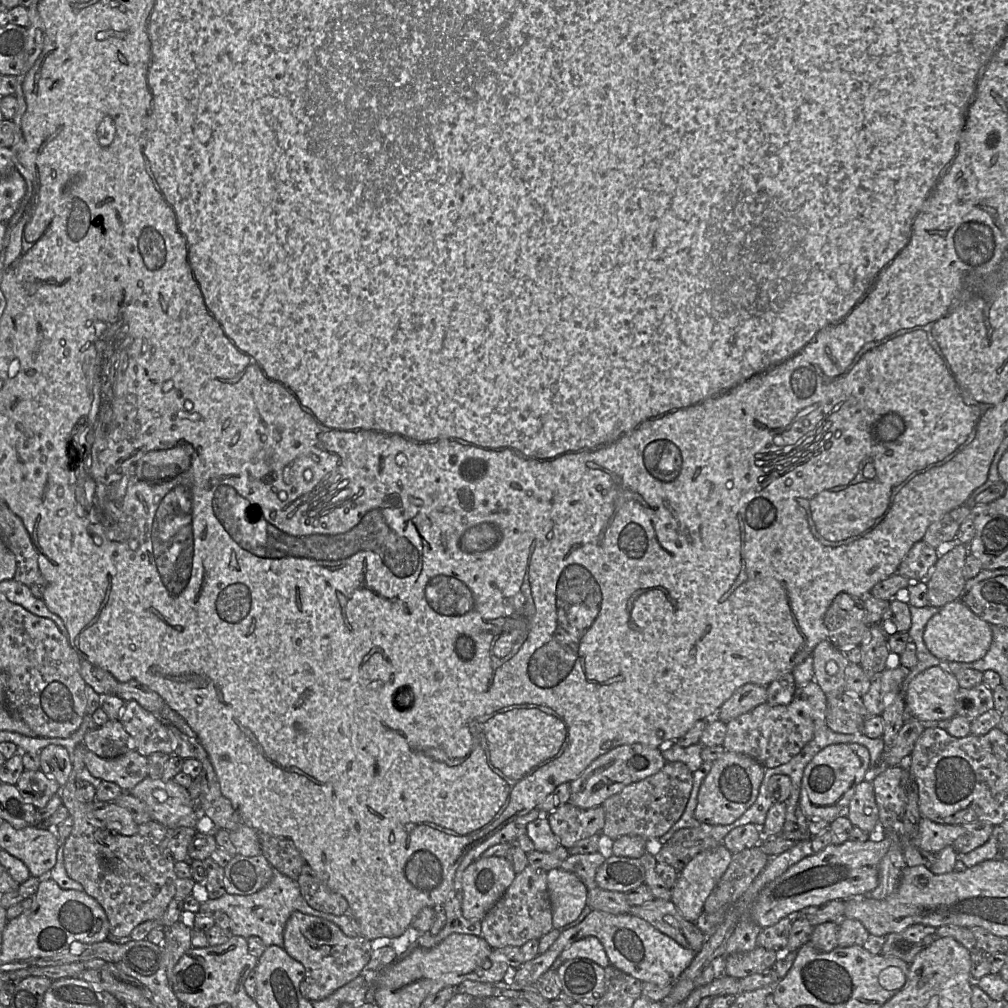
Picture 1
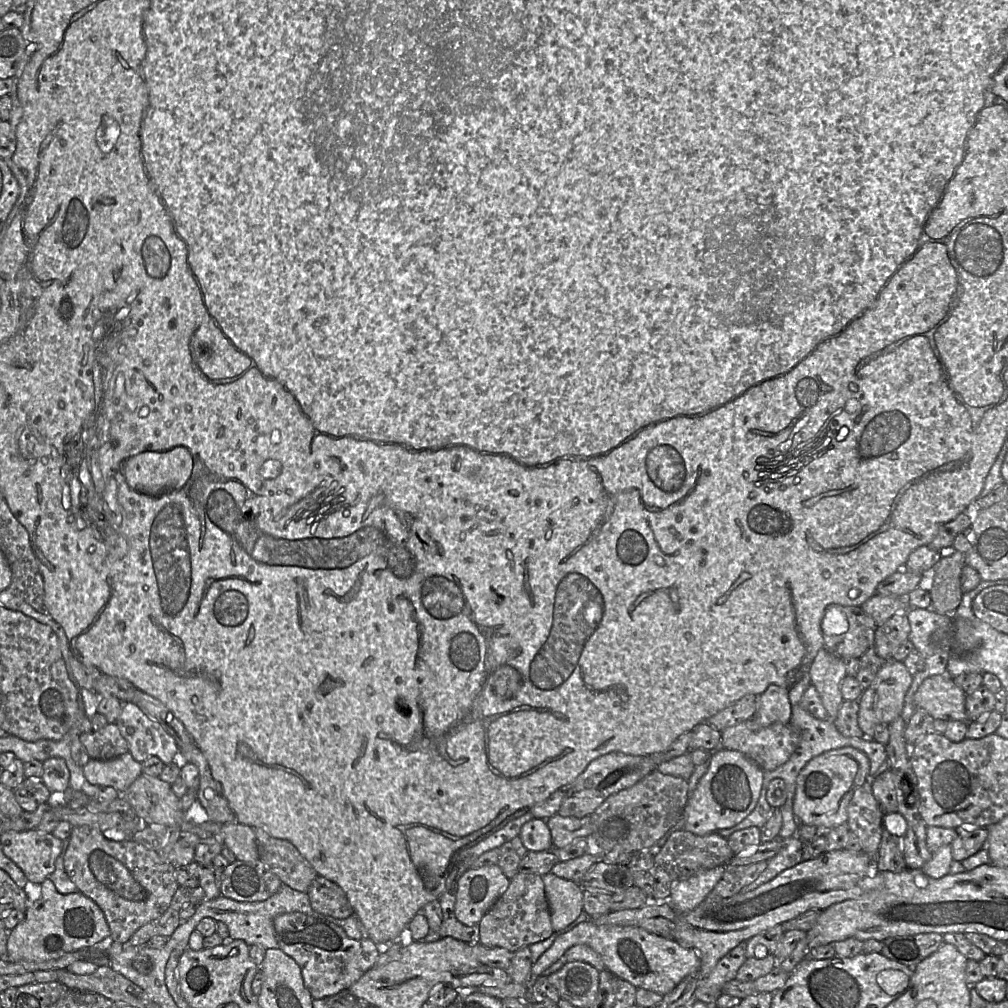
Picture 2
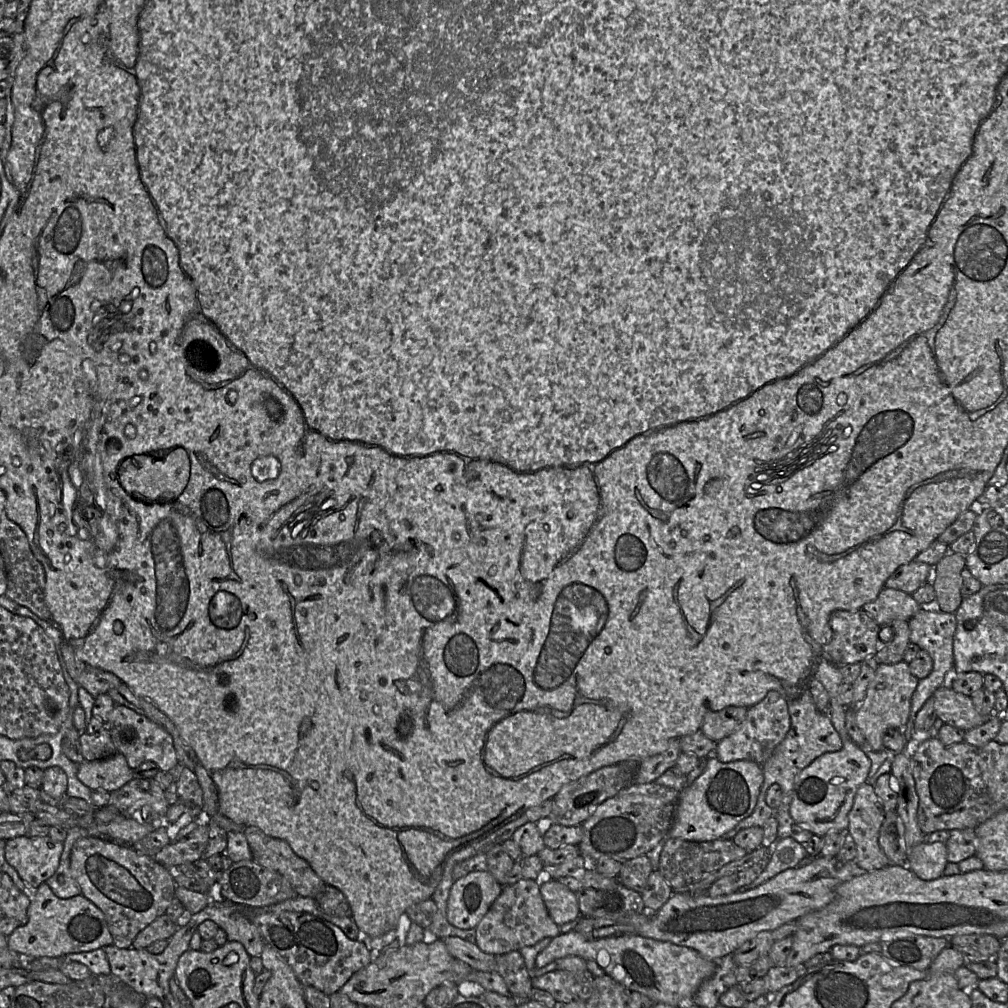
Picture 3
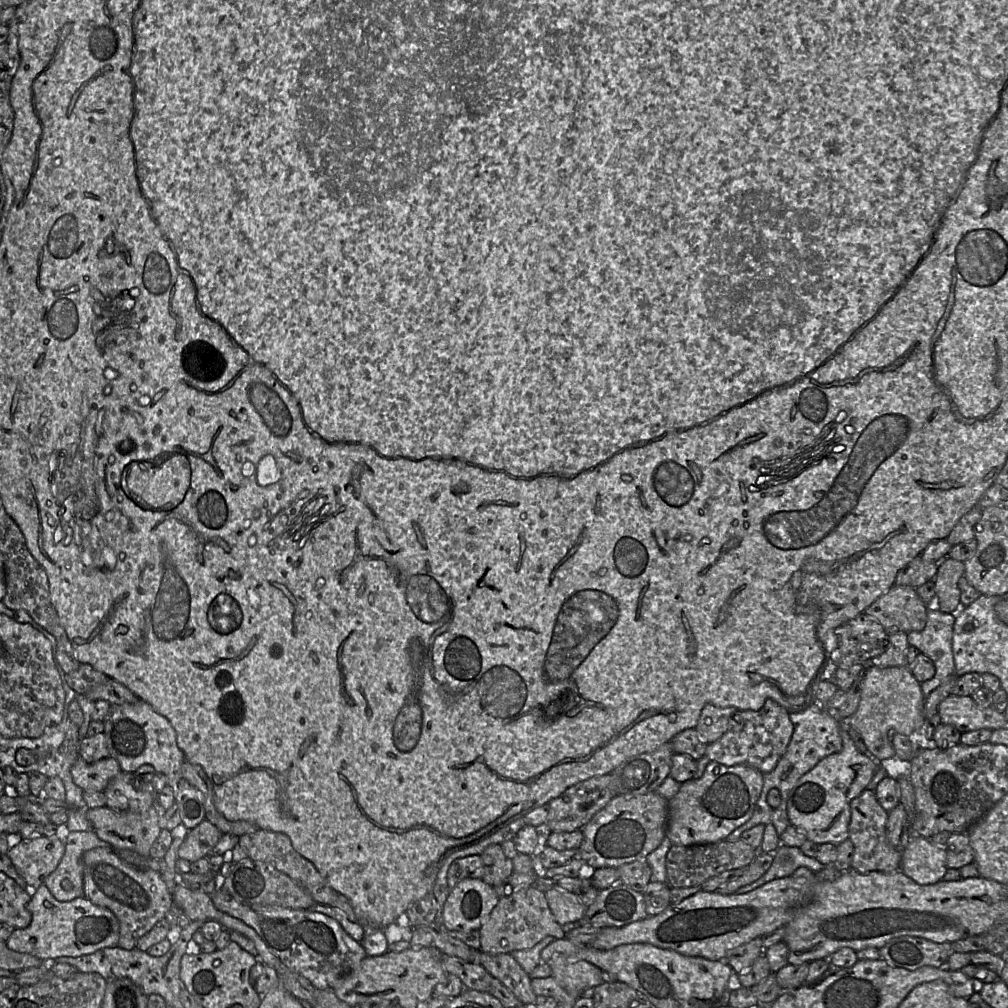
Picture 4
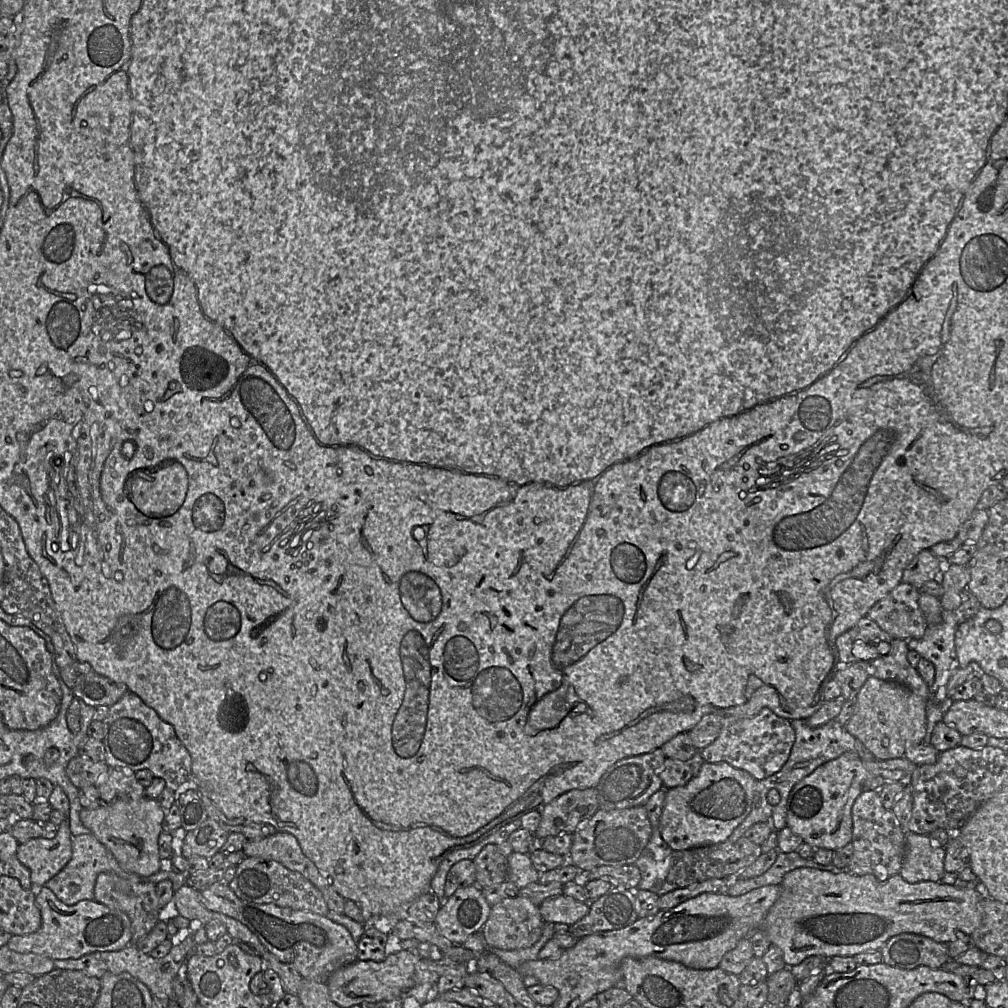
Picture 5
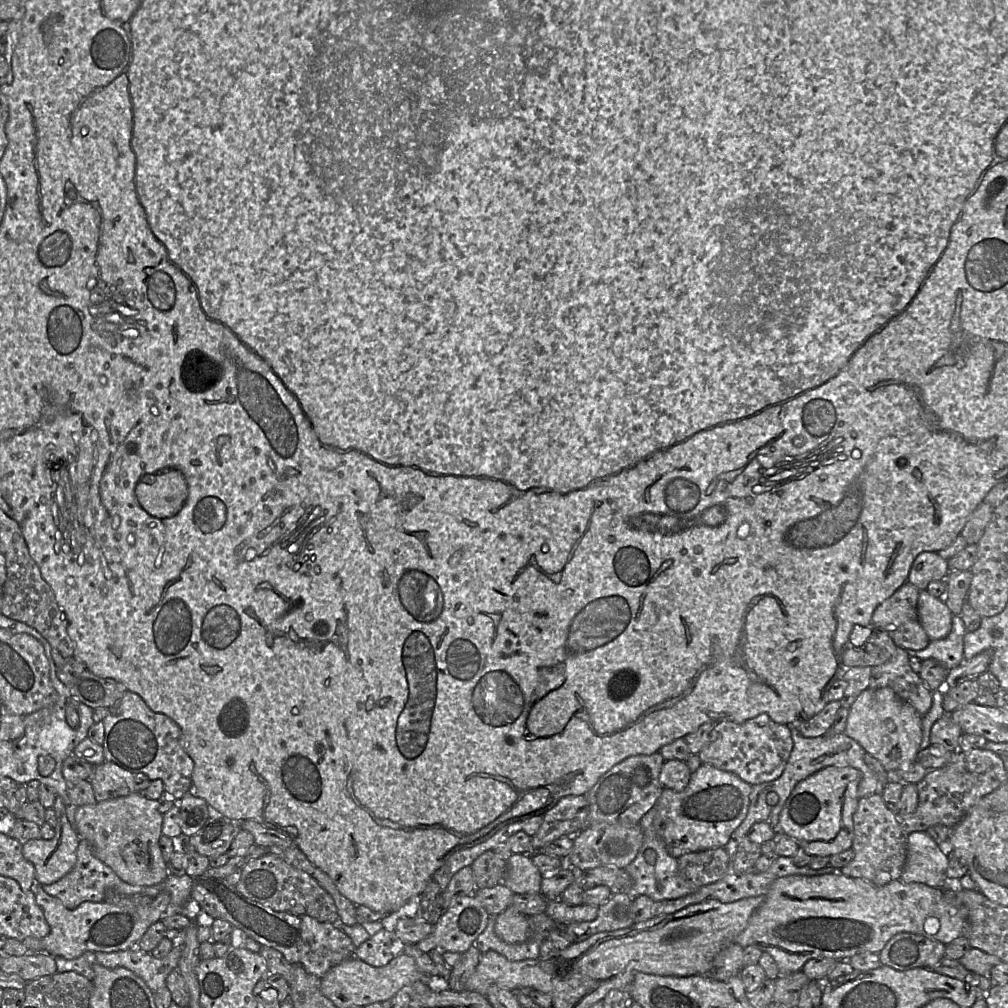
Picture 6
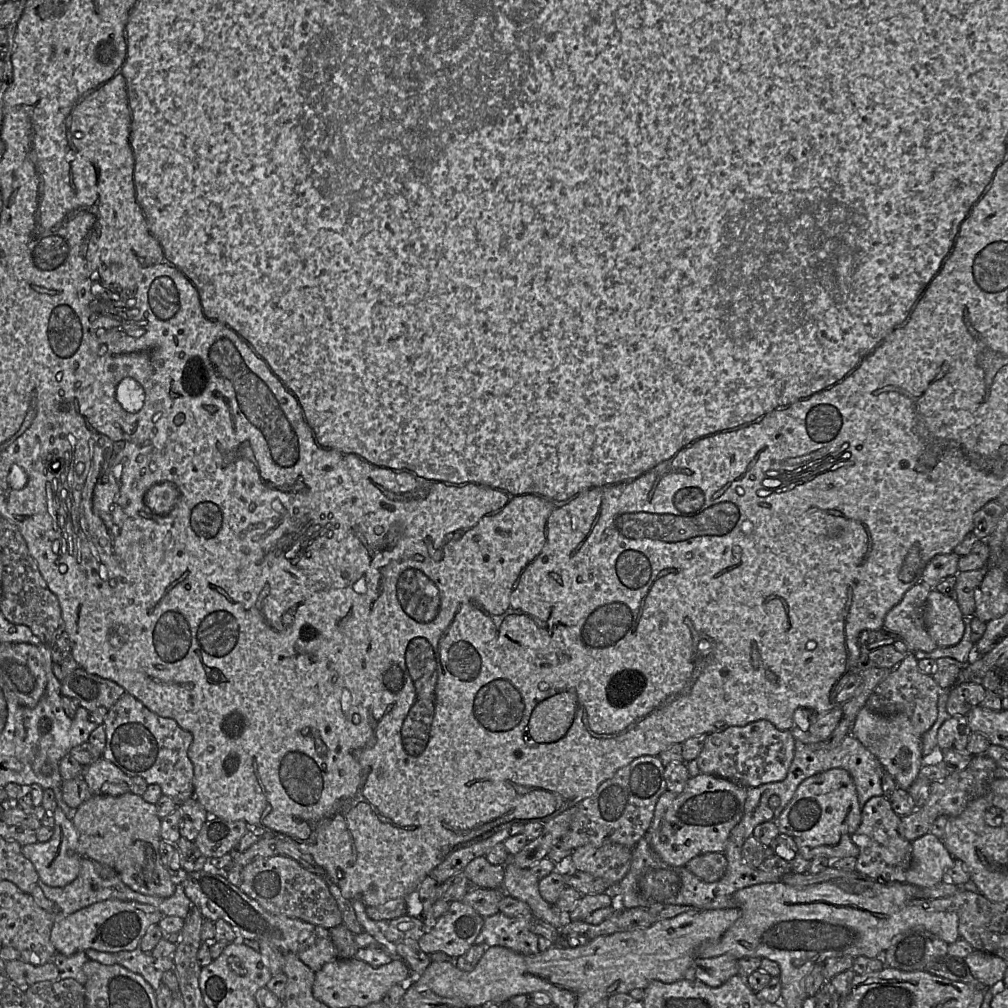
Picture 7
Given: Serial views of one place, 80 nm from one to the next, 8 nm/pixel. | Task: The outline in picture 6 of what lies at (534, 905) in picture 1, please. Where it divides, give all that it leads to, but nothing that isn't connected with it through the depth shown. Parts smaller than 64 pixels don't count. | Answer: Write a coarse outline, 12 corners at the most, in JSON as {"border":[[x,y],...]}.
{"border":[[512,905],[495,916],[501,940],[522,943],[531,936],[529,917]]}

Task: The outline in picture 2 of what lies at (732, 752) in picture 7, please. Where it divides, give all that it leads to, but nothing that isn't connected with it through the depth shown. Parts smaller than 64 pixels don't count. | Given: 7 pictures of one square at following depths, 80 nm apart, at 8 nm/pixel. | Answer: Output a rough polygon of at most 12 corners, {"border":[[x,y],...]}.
{"border":[[769,685],[751,718],[761,727],[790,723],[789,688]]}

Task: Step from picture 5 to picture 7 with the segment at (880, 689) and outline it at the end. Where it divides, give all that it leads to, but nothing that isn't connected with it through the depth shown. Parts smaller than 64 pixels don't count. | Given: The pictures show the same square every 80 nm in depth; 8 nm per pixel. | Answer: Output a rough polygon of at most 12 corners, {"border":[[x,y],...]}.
{"border":[[865,705],[851,734],[908,790],[924,764],[906,714]]}

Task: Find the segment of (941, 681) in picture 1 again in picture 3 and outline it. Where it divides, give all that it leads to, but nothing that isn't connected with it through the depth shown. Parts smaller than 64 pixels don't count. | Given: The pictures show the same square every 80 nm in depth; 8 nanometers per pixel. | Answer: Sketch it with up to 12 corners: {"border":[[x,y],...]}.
{"border":[[949,685],[932,695],[944,724],[968,731],[991,715]]}

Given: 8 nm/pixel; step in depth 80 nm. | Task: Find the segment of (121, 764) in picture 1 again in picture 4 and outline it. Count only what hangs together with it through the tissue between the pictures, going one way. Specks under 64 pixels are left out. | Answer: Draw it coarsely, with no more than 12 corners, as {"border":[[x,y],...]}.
{"border":[[111,756],[71,767],[84,791],[104,791],[121,771]]}

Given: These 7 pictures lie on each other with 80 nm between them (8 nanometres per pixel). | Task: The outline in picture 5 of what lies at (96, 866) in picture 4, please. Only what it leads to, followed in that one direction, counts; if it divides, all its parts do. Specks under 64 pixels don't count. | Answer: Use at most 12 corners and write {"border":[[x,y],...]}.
{"border":[[100,873],[94,900],[129,917],[136,945],[160,920],[156,884]]}

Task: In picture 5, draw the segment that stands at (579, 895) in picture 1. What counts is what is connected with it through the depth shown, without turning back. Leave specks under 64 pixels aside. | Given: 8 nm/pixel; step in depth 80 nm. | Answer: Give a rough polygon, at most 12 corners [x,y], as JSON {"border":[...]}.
{"border":[[561,894],[539,908],[544,922],[573,925],[590,904]]}

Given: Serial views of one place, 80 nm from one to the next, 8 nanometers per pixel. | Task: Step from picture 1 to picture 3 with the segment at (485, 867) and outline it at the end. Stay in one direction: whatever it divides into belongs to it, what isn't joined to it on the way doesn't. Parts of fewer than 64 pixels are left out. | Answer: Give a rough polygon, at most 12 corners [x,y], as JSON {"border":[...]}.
{"border":[[489,871],[459,878],[448,922],[475,929],[502,890]]}

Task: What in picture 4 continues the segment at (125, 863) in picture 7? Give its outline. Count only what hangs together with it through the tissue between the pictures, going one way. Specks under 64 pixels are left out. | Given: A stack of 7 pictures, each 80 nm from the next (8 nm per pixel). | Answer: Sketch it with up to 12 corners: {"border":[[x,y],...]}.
{"border":[[157,804],[143,813],[104,807],[87,818],[114,850],[150,857],[161,831]]}

